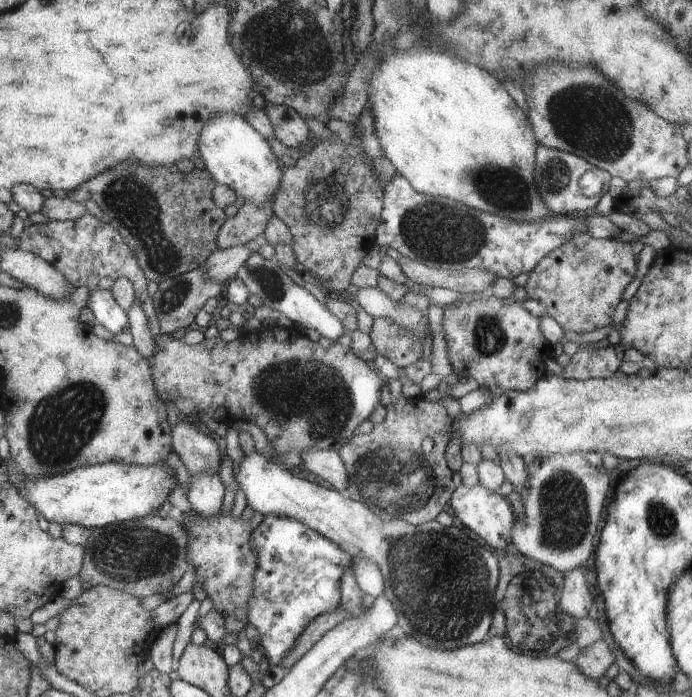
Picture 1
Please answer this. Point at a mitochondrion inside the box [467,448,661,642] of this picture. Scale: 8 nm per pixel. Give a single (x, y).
(565, 519)

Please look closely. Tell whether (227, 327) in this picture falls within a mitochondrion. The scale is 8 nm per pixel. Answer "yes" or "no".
no

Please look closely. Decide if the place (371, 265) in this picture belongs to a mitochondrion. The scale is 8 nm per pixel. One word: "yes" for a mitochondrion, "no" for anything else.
no

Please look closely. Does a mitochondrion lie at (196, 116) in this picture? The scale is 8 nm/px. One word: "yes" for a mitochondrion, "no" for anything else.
no

